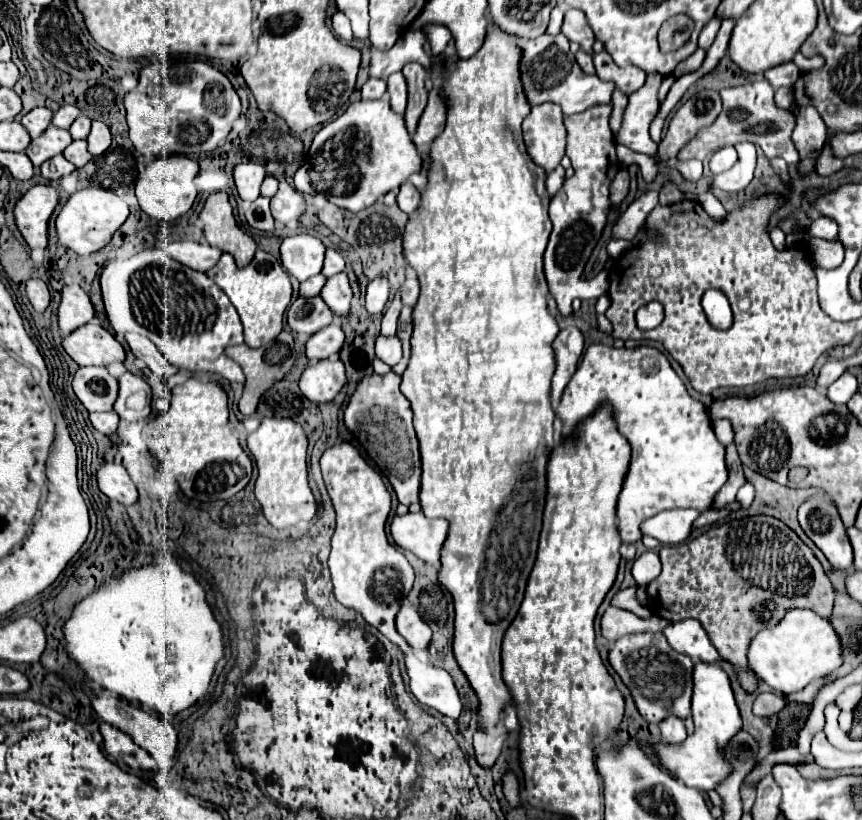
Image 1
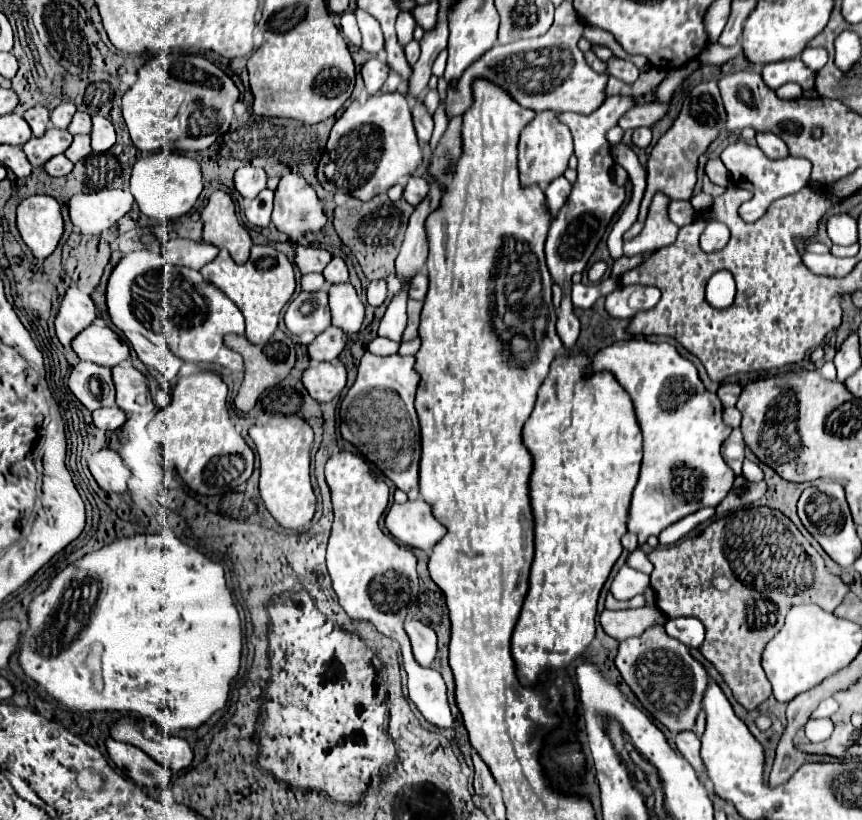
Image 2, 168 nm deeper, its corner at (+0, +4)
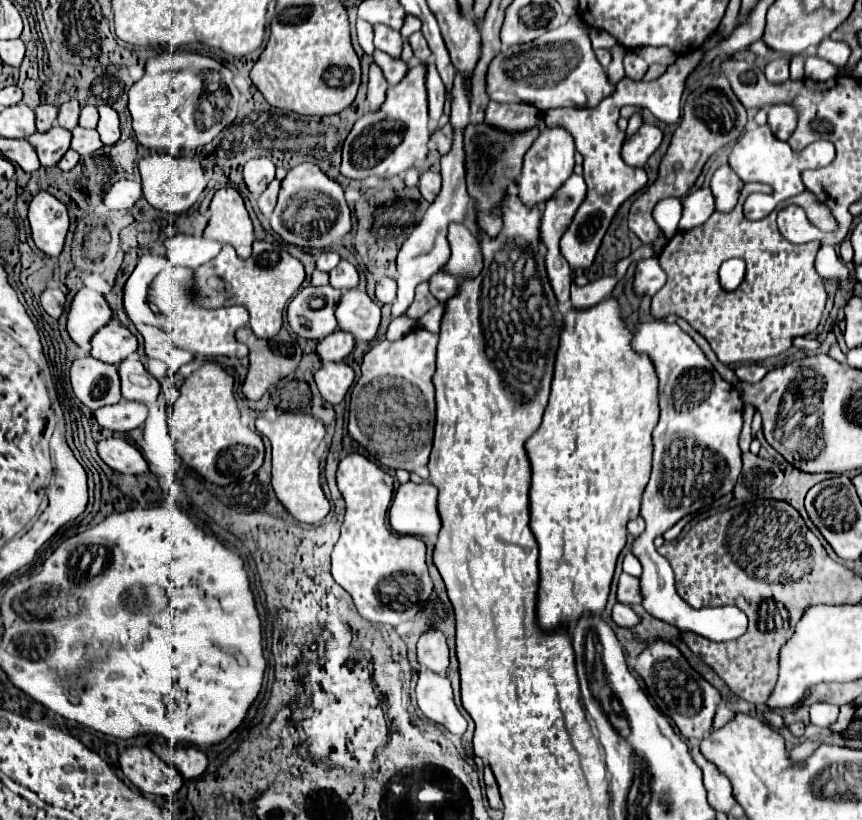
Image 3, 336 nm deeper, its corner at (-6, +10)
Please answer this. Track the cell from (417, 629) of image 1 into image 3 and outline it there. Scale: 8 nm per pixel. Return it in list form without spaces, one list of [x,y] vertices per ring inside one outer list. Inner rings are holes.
[[[429,628],[421,634],[417,642],[417,660],[429,670],[437,674],[445,674],[449,666],[449,648],[441,630]]]

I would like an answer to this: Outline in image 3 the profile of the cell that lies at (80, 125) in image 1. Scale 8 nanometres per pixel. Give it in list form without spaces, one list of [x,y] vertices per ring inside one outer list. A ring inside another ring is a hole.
[[[83,106],[81,108],[79,126],[83,126],[83,128],[97,128],[97,120],[99,120],[99,114],[97,114],[95,106]]]

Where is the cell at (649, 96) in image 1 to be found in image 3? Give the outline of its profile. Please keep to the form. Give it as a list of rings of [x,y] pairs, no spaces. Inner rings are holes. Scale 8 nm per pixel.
[[[643,124],[635,136],[631,136],[625,144],[623,144],[623,160],[629,164],[629,166],[637,166],[641,168],[647,158],[659,148],[661,144],[661,130],[653,124]]]

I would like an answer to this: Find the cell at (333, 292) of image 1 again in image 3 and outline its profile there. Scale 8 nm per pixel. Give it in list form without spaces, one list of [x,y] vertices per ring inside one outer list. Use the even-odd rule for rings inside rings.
[[[351,288],[351,290],[343,292],[335,316],[337,316],[341,330],[351,332],[355,336],[355,340],[369,342],[377,334],[381,310],[367,296],[367,292],[359,290],[359,288]]]

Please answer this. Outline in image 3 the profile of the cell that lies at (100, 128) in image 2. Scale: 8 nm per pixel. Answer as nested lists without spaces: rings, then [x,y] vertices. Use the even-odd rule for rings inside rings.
[[[103,104],[99,106],[99,126],[97,126],[97,132],[101,134],[101,142],[103,144],[115,144],[119,140],[119,116],[117,112]]]

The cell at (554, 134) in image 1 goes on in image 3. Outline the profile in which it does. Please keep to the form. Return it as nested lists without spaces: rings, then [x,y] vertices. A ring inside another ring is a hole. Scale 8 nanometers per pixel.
[[[545,126],[525,154],[523,170],[519,176],[519,198],[527,206],[539,204],[543,208],[547,198],[551,198],[551,194],[565,182],[565,178],[573,174],[573,166],[575,166],[573,156],[575,156],[573,136],[563,126]]]

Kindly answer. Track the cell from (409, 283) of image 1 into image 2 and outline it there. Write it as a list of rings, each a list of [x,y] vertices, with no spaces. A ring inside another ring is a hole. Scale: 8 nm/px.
[[[421,270],[421,272],[413,278],[413,286],[411,286],[411,290],[409,290],[409,296],[415,298],[415,300],[425,300],[427,288],[429,288],[429,278],[427,278],[427,272]]]

